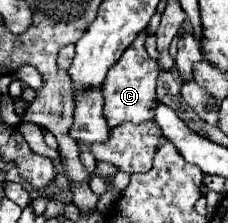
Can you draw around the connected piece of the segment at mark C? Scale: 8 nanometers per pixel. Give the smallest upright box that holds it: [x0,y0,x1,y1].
[103,33,159,127]

